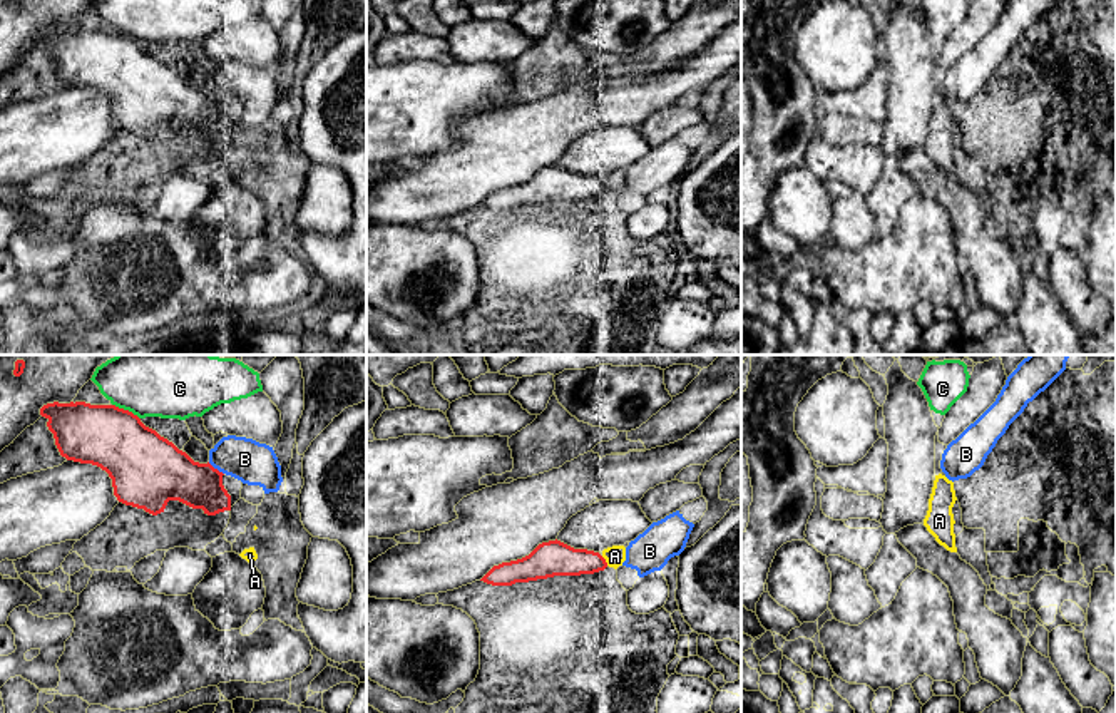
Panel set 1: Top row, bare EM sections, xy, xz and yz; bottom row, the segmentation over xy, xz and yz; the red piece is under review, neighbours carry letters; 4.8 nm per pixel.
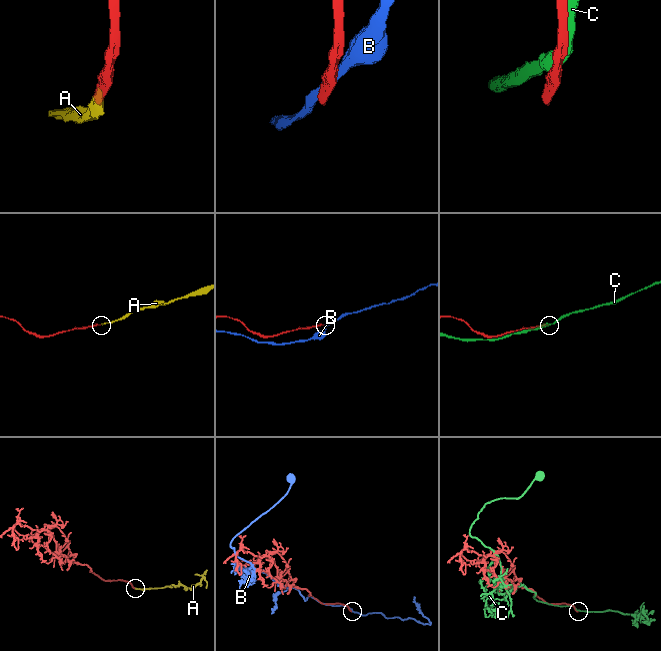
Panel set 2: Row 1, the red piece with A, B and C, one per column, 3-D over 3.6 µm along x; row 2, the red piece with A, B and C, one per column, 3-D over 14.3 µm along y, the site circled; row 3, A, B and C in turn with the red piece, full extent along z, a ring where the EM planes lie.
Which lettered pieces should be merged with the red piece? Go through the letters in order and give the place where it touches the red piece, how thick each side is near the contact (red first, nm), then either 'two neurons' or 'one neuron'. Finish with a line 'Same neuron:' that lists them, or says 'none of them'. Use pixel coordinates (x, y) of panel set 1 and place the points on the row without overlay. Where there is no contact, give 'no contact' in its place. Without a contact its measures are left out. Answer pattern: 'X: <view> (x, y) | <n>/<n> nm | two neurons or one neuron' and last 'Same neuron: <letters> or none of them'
A: xz (604, 186) | 170/100 nm | one neuron
B: xy (216, 94) | 260/200 nm | two neurons
C: xy (126, 35) | 320/200 nm | two neurons
Same neuron: A

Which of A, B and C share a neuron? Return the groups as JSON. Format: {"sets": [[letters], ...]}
{"sets": [["A"], ["B"], ["C"]]}

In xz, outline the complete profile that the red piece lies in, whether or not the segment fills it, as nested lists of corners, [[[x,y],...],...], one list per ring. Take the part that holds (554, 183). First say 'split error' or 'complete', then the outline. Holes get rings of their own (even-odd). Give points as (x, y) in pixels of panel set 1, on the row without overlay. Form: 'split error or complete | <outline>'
split error | [[[561,166],[539,169],[529,181],[494,191],[480,206],[492,211],[512,211],[515,208],[529,208],[554,201],[581,201],[604,196],[607,191],[617,194],[626,186],[626,172],[612,171],[601,179],[587,174],[574,174]]]

